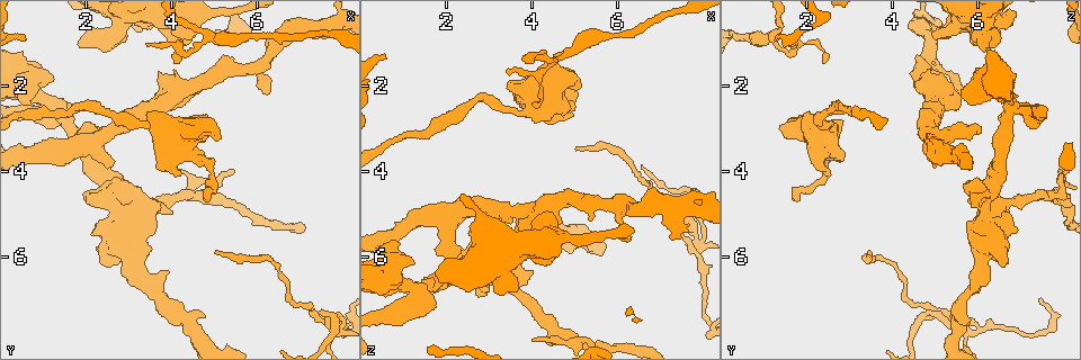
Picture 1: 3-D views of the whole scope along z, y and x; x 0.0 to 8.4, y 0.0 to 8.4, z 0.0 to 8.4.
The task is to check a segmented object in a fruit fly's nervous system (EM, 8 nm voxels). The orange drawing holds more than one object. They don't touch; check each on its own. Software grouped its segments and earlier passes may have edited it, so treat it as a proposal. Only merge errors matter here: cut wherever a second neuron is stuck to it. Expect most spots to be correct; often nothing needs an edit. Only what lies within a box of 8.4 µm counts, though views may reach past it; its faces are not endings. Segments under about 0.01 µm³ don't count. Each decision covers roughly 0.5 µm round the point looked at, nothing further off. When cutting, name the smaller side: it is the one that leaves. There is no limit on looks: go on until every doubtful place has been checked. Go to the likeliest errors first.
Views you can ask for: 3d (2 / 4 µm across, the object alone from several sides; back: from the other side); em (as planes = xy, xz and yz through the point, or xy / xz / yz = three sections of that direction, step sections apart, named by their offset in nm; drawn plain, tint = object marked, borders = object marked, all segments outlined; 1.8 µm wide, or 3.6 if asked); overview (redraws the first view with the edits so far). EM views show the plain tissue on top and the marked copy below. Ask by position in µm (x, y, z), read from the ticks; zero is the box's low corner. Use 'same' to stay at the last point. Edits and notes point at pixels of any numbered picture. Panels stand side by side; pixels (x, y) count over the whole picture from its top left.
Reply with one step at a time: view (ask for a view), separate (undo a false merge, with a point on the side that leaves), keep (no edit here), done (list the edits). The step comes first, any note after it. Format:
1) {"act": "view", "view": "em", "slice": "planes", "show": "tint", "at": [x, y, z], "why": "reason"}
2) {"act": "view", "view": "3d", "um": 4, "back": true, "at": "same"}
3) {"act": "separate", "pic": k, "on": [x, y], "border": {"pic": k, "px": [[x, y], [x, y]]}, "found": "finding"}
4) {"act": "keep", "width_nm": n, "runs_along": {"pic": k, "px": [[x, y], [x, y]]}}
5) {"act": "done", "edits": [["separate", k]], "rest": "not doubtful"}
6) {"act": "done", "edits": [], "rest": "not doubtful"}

{"act": "view", "view": "em", "slice": "yz", "step": 8, "show": "tint", "at": [7.65, 7.40, 5.35], "why": "sharp bend"}

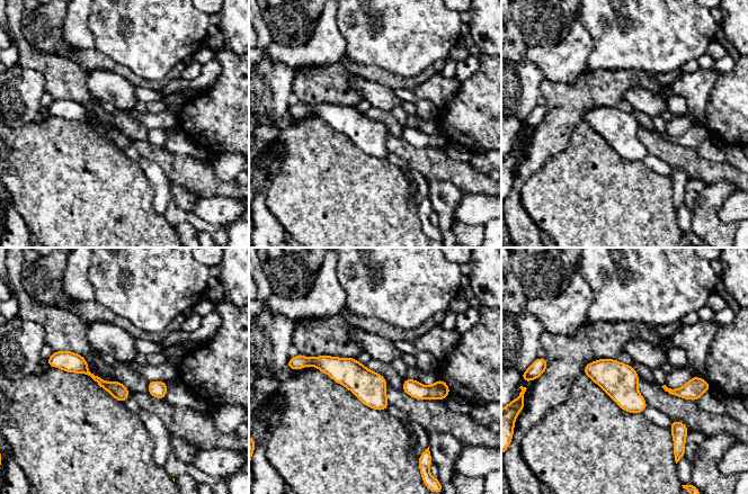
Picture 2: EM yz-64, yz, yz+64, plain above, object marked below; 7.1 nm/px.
{"act": "view", "view": "em", "slice": "planes", "show": "tint", "at": "same"}

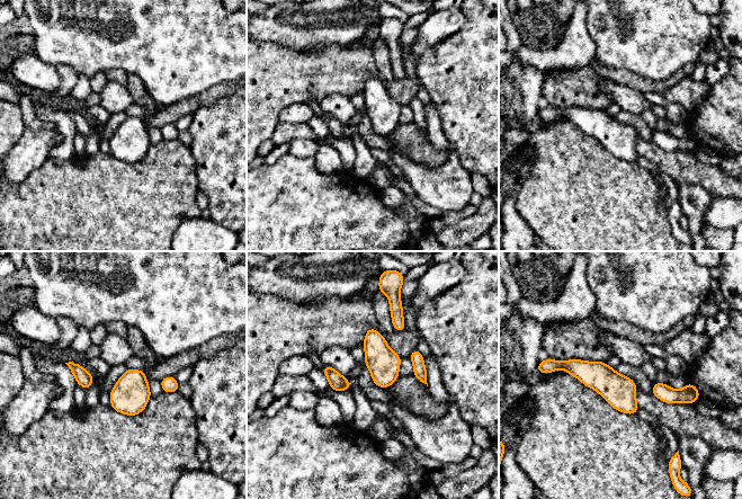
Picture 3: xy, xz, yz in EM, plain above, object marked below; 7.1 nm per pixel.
{"act": "keep", "width_nm": 220, "runs_along": {"pic": 3, "px": [[559, 365], [598, 375], [633, 410]]}, "found": "all the same neuron"}

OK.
{"act": "view", "view": "em", "slice": "planes", "show": "tint", "at": [1.40, 2.60, 6.75], "why": "abrupt turn"}

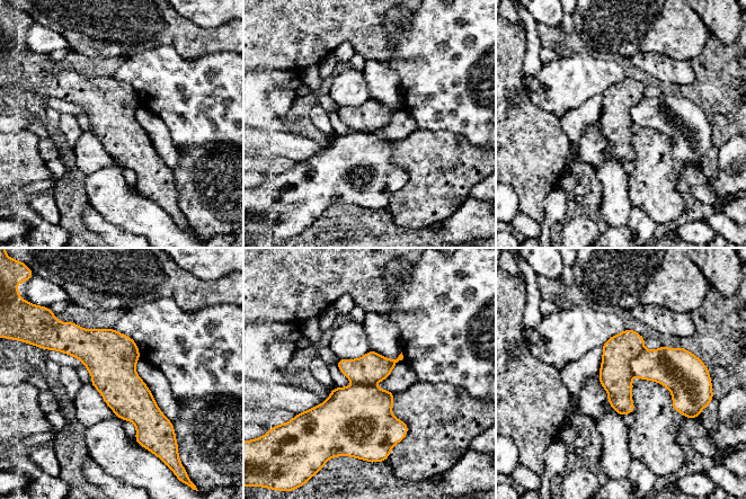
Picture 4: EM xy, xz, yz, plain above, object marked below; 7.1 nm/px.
{"act": "separate", "pic": 4, "on": [664, 365], "border": {"pic": 4, "px": [[642, 348], [630, 362], [631, 374]]}, "found": "a second neuron is stuck on"}

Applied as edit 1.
{"act": "view", "view": "3d", "um": 4, "at": [5.95, 1.65, 4.80], "why": "sharp bend"}

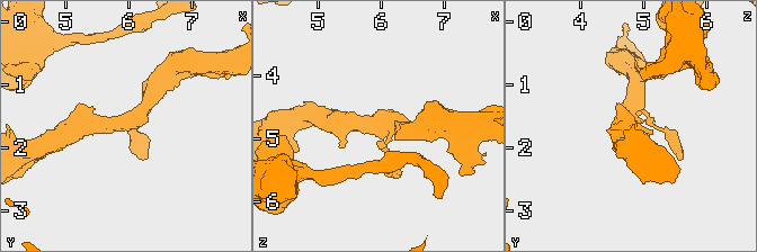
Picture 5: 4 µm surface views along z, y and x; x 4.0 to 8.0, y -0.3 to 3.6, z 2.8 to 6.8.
{"act": "view", "view": "em", "um": 3.6, "slice": "planes", "show": "borders", "at": [5.95, 1.60, 4.70], "why": "shape alone is not enough"}

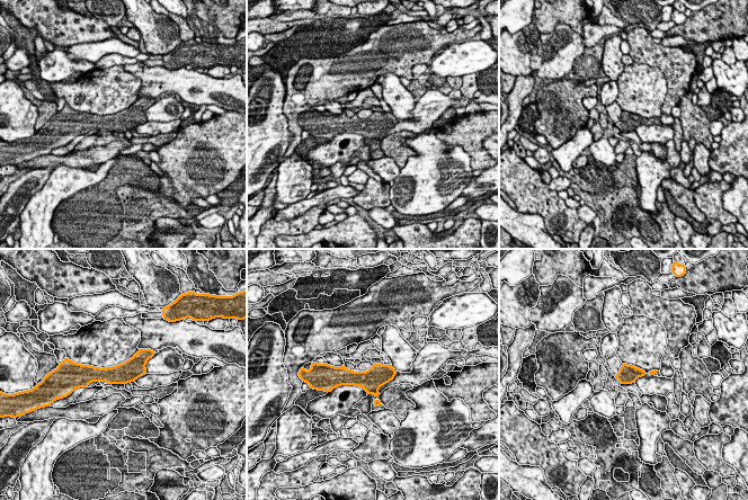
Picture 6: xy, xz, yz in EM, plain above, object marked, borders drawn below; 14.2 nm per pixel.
{"act": "keep", "width_nm": 260, "runs_along": {"pic": 6, "px": [[145, 355], [128, 372], [88, 374]]}, "found": "continuous, no second neuron"}

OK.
{"act": "view", "view": "em", "um": 3.6, "slice": "xy", "step": 16, "show": "tint", "at": [2.75, 4.45, 6.20], "why": "thick turns thin"}

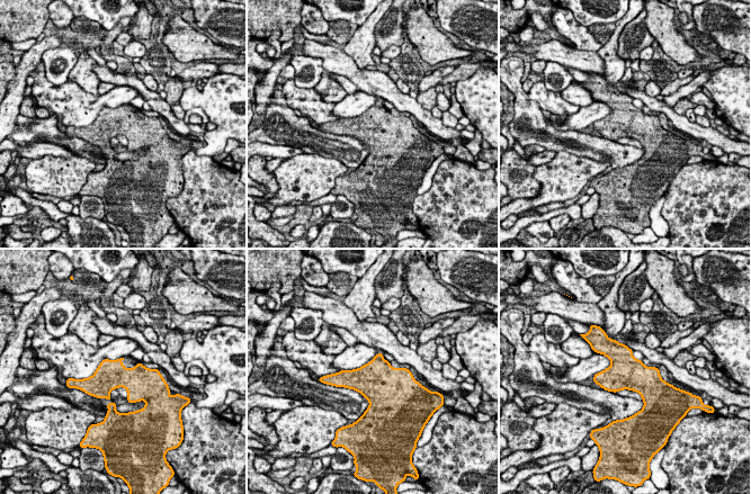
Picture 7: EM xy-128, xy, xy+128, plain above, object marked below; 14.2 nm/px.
{"act": "view", "view": "em", "um": 3.6, "slice": "planes", "show": "tint", "at": "same", "why": "cut it another way"}

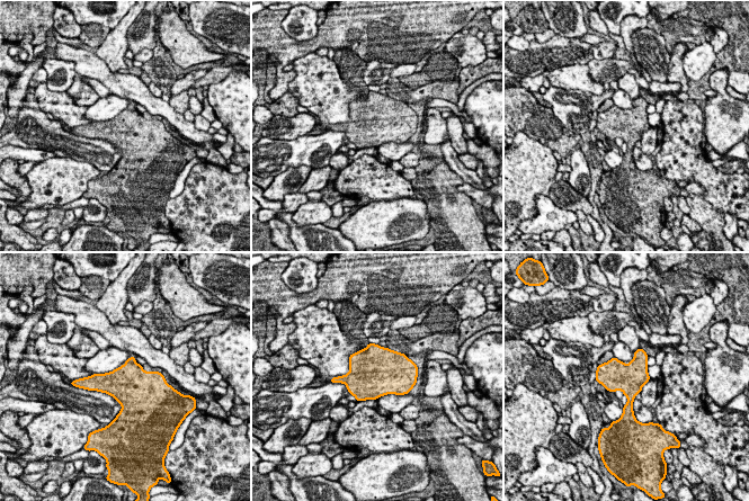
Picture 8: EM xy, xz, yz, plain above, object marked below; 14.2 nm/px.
{"act": "keep", "width_nm": 420, "found": "continuous, no second neuron"}

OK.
{"act": "done", "edits": [["separate", 4]], "rest": "not doubtful"}

